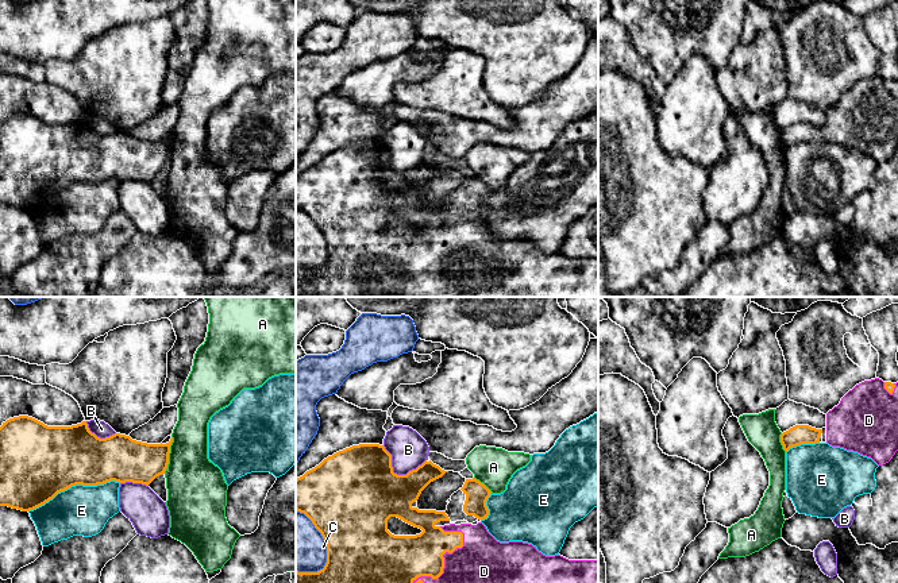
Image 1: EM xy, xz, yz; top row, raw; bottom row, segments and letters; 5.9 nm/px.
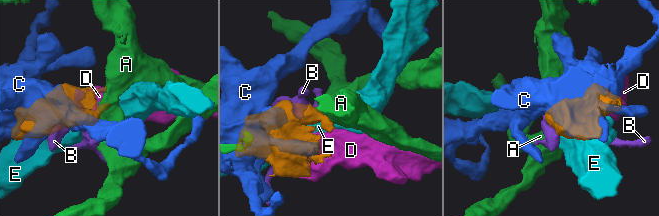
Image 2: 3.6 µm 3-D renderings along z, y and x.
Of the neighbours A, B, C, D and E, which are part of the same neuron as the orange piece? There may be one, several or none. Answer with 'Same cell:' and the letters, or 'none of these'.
Same cell: D

